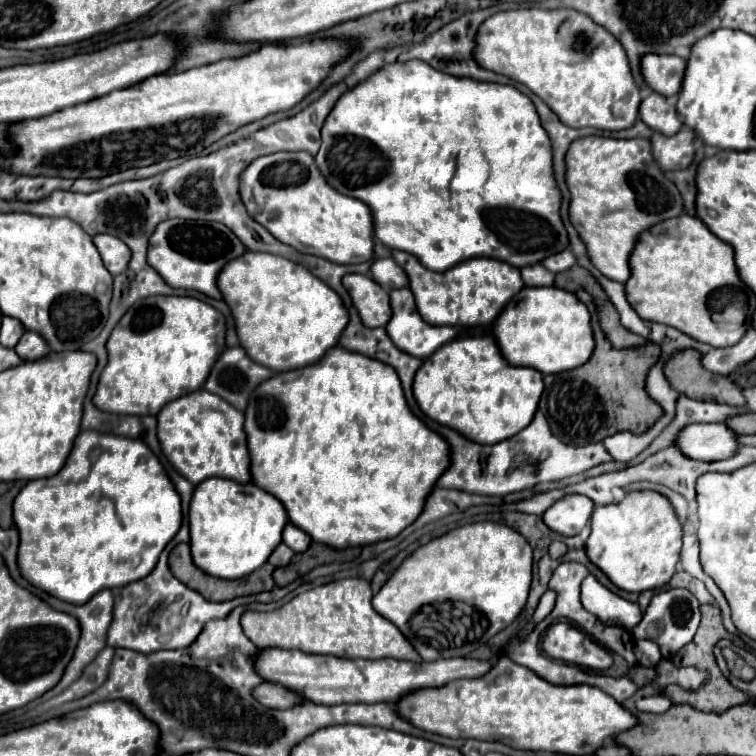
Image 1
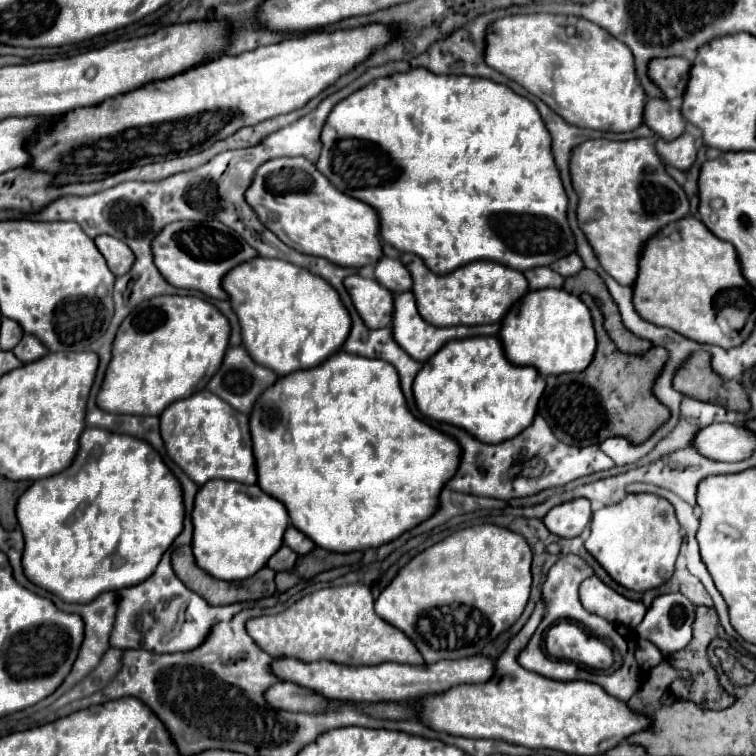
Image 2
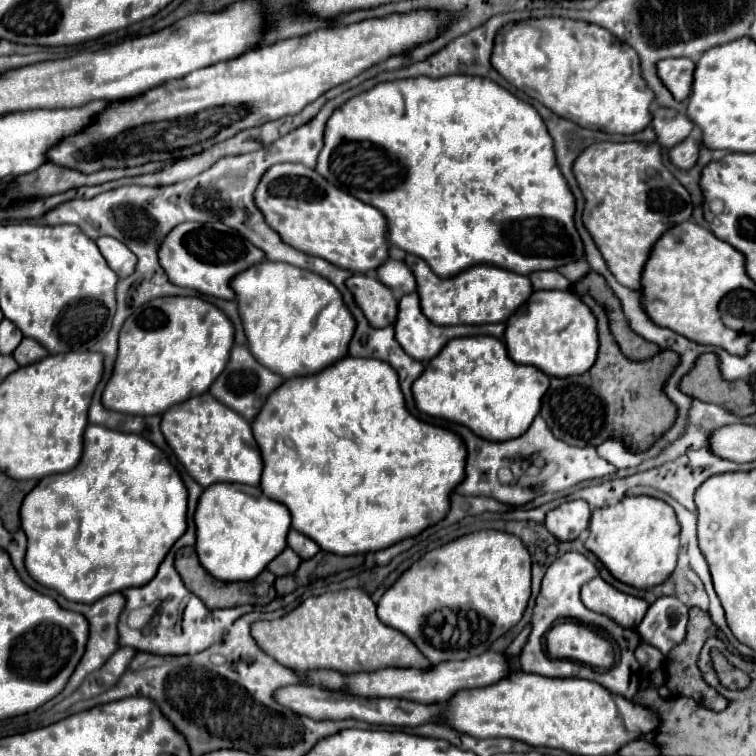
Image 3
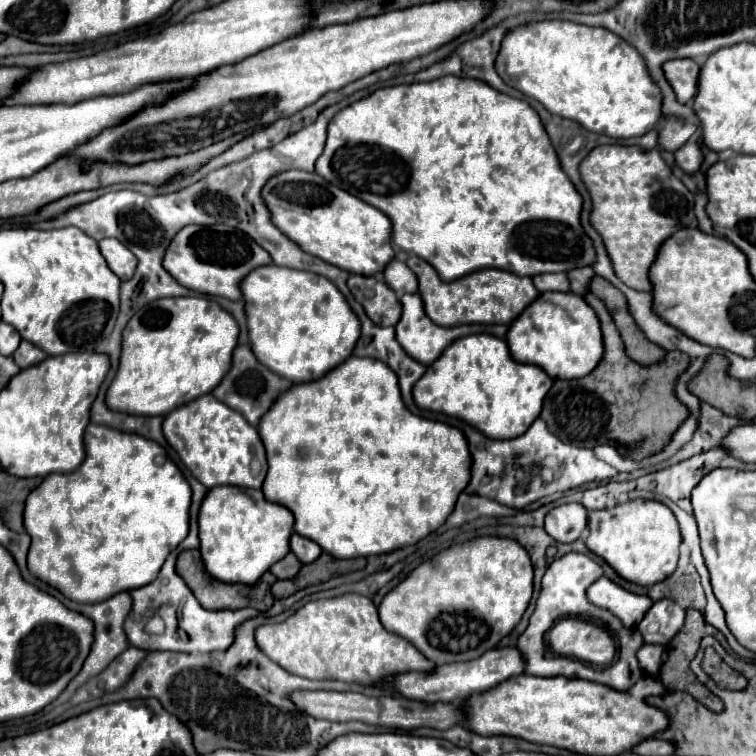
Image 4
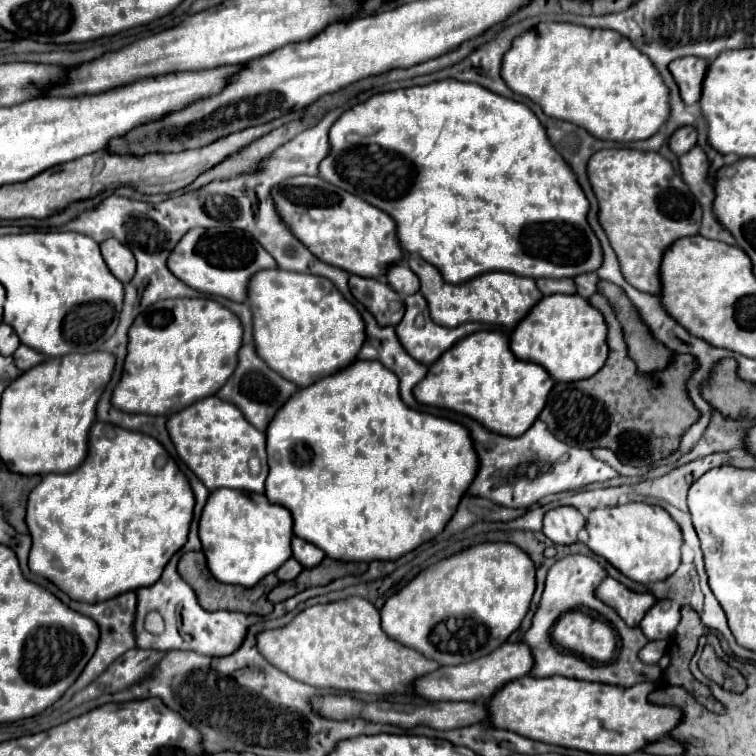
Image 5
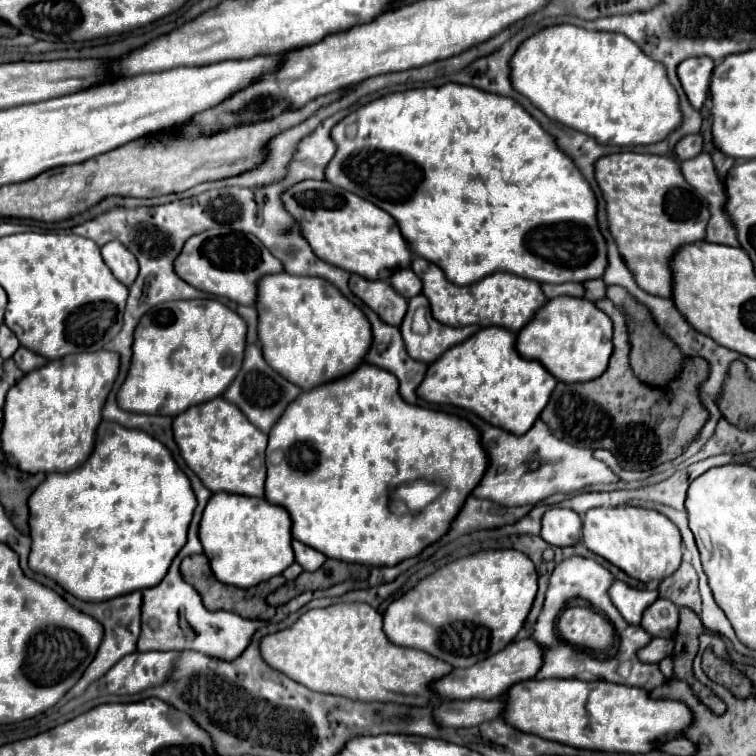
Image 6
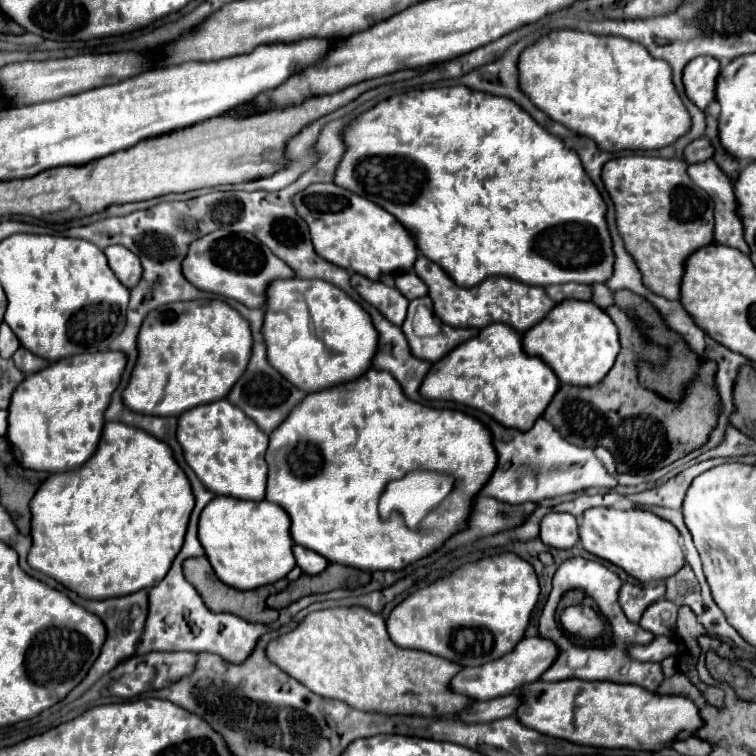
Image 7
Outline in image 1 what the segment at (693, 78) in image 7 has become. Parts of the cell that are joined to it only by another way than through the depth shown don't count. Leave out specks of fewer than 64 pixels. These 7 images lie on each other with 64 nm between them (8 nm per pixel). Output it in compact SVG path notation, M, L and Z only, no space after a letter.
M644 54L644 58L640 58L644 82L664 96L676 96L680 92L684 68L686 60L672 54Z

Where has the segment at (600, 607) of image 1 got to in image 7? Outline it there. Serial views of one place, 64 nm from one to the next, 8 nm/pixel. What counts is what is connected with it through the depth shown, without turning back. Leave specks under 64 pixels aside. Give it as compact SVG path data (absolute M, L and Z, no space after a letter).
M658 582L656 586L644 584L644 586L632 586L632 584L622 584L618 602L624 614L628 616L630 622L638 622L642 612L656 600L664 596L664 582Z

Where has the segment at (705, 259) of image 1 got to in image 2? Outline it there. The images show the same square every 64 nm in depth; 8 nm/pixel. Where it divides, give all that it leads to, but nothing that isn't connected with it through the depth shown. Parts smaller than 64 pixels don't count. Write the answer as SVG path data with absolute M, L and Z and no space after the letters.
M686 216L662 226L640 252L638 276L632 284L636 312L656 324L668 326L700 344L732 348L746 340L748 330L726 334L716 324L712 298L724 288L748 288L732 244L716 238L700 220Z

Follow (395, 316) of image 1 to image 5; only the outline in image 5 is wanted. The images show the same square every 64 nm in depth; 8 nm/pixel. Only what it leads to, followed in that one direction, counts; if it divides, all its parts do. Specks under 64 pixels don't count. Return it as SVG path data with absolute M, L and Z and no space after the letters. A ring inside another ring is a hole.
M418 292L418 294L412 294L412 296L408 296L408 298L404 298L404 304L406 304L406 314L404 314L402 322L396 326L396 334L400 336L400 342L402 342L404 350L408 350L408 354L410 354L414 360L418 360L418 362L422 362L422 364L426 364L426 366L430 366L432 362L436 362L436 358L440 358L440 354L442 354L444 350L448 350L452 344L456 344L460 338L464 338L464 336L468 336L468 334L472 334L472 332L478 332L478 330L488 330L488 328L492 328L492 326L484 326L484 324L462 324L462 326L456 326L456 328L438 326L438 324L432 322L432 318L430 318L430 314L428 314L426 300L424 300L424 296L422 296L420 292ZM418 314L424 316L424 326L422 326L422 328L414 326L414 320L416 320Z

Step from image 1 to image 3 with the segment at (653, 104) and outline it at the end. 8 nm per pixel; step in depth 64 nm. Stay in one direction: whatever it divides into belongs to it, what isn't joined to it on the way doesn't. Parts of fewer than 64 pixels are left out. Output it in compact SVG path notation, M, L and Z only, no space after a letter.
M660 106L652 112L652 128L656 132L658 144L662 144L666 148L682 142L690 134L692 126L694 124L690 122L690 118L680 110Z

